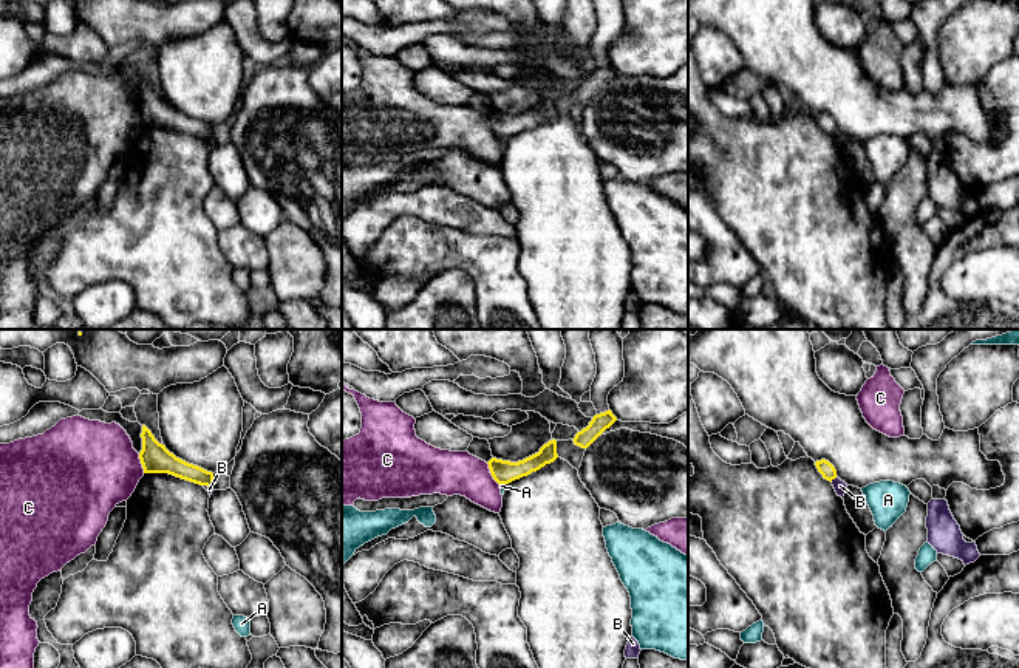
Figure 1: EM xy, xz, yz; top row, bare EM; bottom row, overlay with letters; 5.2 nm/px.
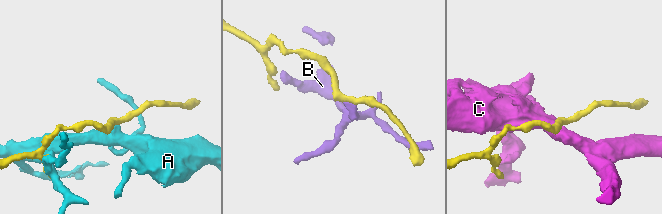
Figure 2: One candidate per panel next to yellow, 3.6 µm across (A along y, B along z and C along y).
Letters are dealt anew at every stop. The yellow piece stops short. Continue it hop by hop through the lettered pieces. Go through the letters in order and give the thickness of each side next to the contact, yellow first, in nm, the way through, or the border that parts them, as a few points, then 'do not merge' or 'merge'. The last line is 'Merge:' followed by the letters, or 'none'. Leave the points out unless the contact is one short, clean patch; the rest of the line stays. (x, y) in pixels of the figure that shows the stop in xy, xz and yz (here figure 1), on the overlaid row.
A: 120 nm thick on the yellow side, 30 nm on the other; do not merge
B: 80 nm thick on the yellow side, 70 nm on the other; border along yz (837, 477), (831, 481); do not merge
C: 120 nm thick on the yellow side, 220 nm on the other; do not merge
Merge: none

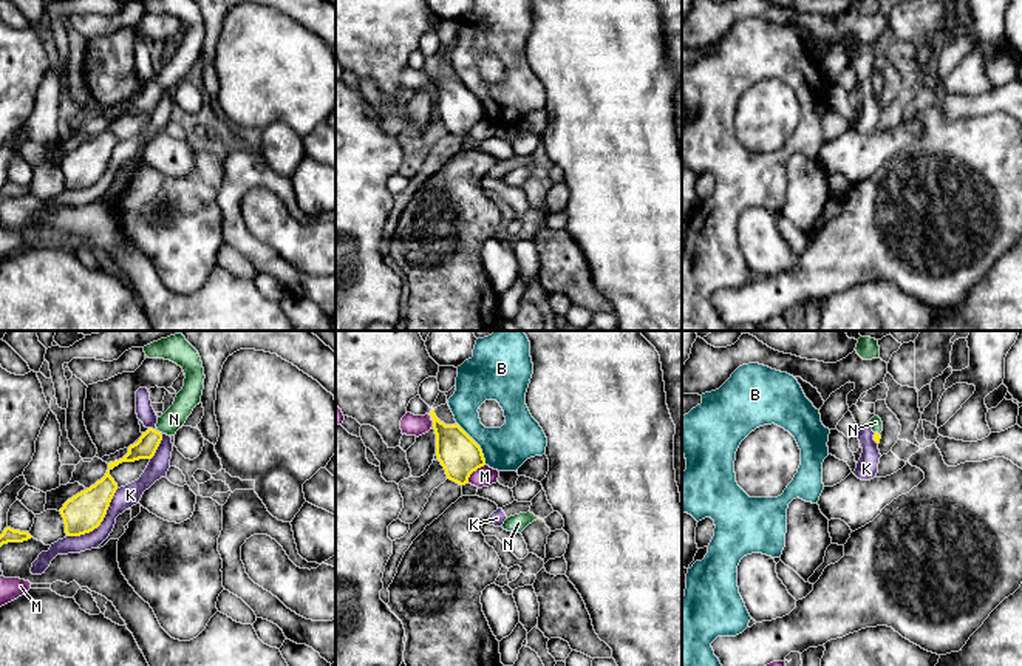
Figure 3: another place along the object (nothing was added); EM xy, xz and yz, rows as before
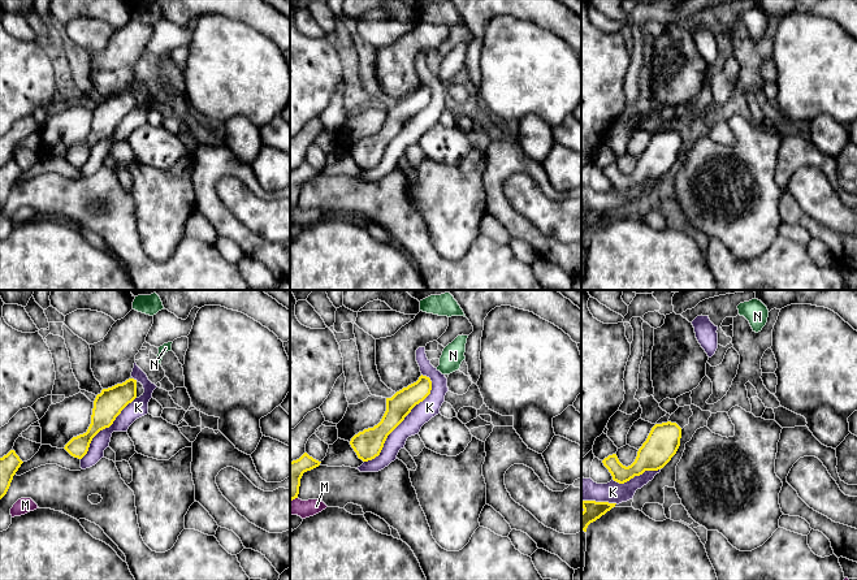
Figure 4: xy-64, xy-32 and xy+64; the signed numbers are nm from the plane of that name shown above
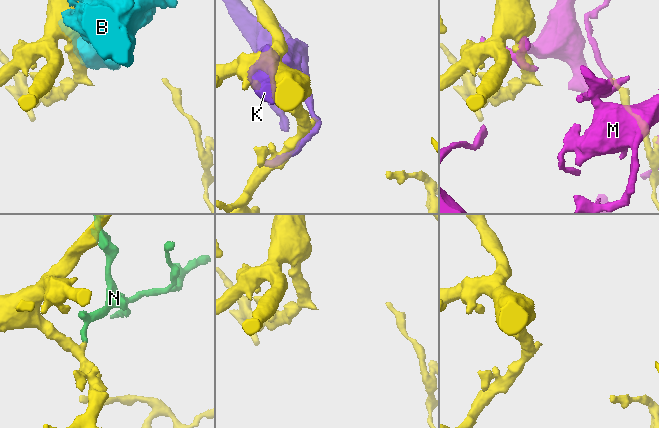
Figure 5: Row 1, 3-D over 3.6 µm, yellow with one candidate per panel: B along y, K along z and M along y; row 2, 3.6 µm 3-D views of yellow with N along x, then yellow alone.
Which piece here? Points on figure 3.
B: 220 nm thick on the yellow side, 240 nm on the other; do not merge
K: 200 nm thick on the yellow side, 120 nm on the other; do not merge
M: 220 nm thick on the yellow side, 110 nm on the other; do not merge
N: 40 nm thick on the yellow side, 70 nm on the other; runs through yz (877, 436), (877, 433), (875, 422); merge
Merge: N

